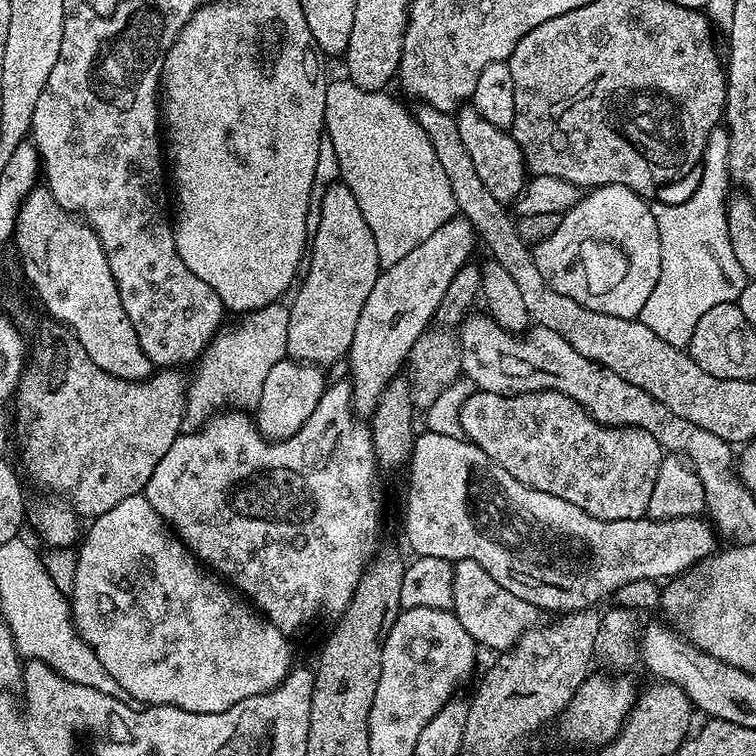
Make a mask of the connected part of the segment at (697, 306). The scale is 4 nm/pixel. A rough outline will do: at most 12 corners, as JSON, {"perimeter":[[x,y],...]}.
{"perimeter":[[727,127],[696,189],[652,204],[660,273],[638,318],[687,349],[746,283],[728,233]]}

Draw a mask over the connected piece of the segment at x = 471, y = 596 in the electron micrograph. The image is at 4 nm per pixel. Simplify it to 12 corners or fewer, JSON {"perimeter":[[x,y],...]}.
{"perimeter":[[458,560],[451,611],[477,645],[507,652],[541,609]]}

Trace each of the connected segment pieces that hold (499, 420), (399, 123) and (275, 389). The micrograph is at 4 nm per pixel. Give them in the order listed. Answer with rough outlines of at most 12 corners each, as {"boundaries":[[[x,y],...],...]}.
{"boundaries":[[[477,390],[463,435],[534,490],[641,519],[666,455],[561,392]],[[329,81],[325,135],[394,266],[457,215],[415,117]],[[285,358],[254,405],[265,440],[288,440],[314,414],[325,369]]]}

